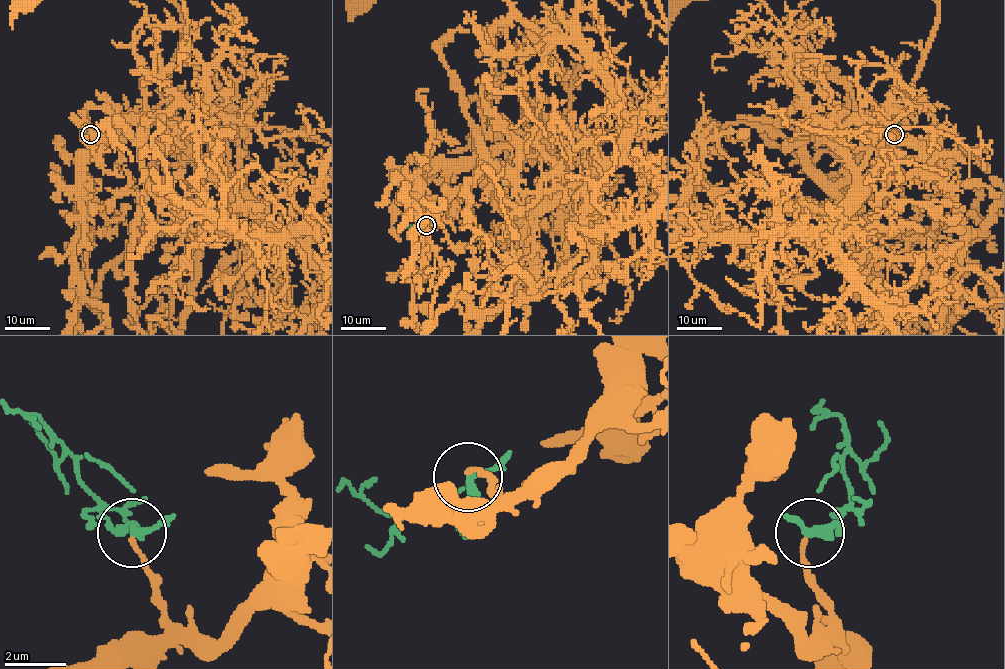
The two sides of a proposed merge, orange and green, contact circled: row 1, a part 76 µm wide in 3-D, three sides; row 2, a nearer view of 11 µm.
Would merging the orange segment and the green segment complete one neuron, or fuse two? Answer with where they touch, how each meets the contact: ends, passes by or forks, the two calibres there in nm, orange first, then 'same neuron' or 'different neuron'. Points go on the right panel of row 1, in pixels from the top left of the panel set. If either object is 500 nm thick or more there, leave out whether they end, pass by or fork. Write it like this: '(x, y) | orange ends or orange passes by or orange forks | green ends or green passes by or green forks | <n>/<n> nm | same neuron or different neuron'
(894, 134) | orange ends | green passes by | 140/240 nm | same neuron

